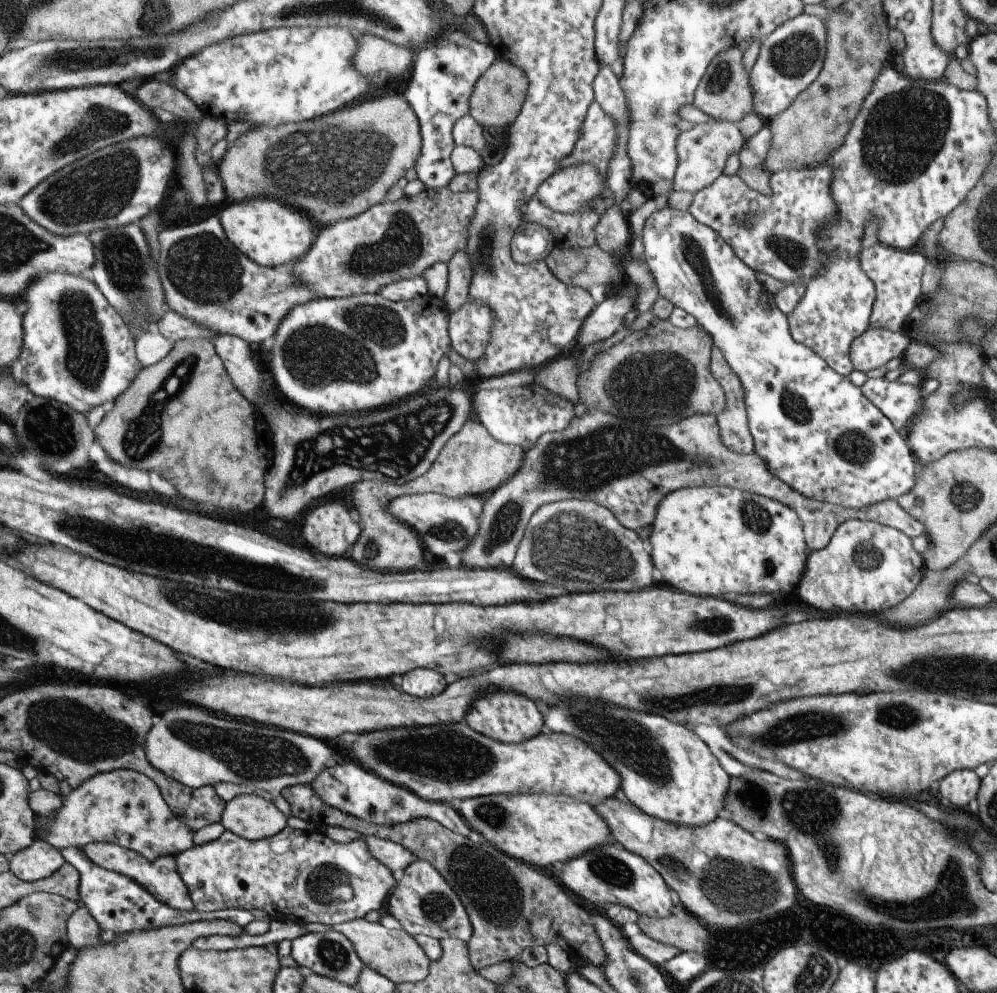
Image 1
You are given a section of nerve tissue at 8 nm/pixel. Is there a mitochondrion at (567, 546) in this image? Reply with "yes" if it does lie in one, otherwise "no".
yes

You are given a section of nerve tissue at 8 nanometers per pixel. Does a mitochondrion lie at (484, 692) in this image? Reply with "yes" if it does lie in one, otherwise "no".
no

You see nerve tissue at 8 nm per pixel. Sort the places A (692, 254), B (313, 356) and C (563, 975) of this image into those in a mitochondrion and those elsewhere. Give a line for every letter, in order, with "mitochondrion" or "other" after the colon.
A: mitochondrion
B: mitochondrion
C: other

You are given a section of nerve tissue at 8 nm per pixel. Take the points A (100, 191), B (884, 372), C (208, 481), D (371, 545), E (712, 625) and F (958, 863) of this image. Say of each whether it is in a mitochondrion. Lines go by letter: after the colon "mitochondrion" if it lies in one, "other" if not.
A: mitochondrion
B: other
C: mitochondrion
D: mitochondrion
E: mitochondrion
F: mitochondrion

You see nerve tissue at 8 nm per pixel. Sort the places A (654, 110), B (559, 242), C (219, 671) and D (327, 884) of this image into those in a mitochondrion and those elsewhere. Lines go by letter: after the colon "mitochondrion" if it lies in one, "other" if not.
A: mitochondrion
B: other
C: other
D: mitochondrion

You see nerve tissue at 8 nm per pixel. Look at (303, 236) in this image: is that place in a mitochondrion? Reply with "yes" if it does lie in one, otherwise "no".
no

